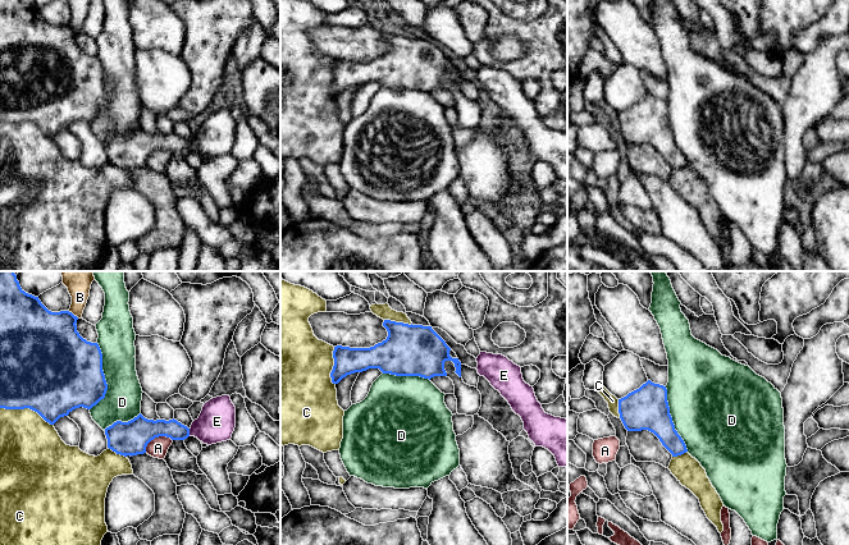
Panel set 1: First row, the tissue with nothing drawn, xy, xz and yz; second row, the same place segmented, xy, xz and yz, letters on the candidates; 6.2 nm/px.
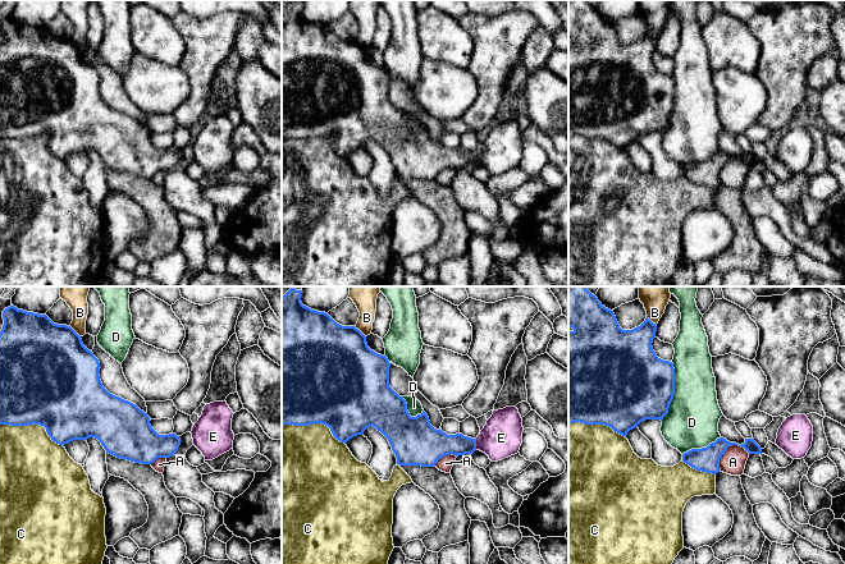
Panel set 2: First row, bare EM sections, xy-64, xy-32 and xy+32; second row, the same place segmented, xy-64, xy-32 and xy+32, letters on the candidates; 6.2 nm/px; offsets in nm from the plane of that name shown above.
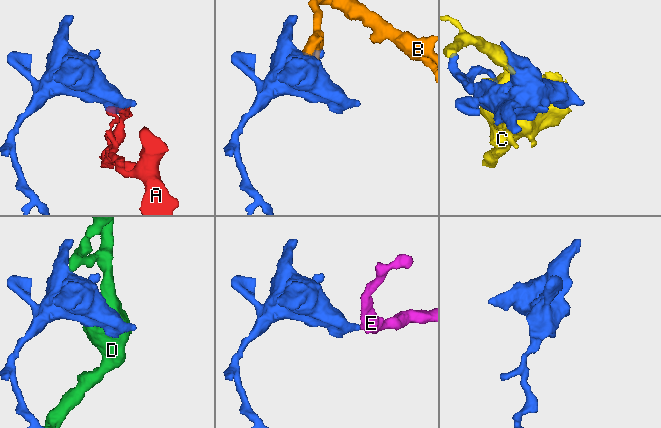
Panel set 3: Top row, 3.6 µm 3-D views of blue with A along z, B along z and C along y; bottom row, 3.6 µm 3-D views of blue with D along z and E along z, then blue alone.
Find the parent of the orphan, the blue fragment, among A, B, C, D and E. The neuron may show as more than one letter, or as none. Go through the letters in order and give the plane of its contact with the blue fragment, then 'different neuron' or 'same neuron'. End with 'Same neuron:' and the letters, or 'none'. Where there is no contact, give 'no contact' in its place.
A: contact in xy; different neuron
B: contact in xy; different neuron
C: contact in xy; different neuron
D: contact in xy; different neuron
E: contact in xy; same neuron
Same neuron: E

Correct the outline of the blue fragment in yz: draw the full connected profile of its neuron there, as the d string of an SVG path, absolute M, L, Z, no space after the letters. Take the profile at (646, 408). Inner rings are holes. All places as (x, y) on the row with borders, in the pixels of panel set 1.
M648 380L639 389L619 399L619 413L627 431L653 432L672 457L688 452L670 415L666 386Z

